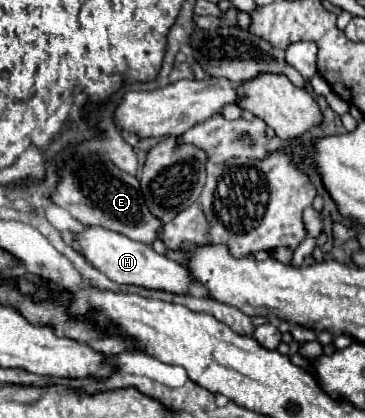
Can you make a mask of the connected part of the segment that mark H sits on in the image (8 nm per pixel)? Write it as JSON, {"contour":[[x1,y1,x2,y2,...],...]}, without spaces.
{"contour":[[88,227,86,231,76,233,76,239,82,245,82,255,86,257,86,261,90,261,98,271,102,271,108,279,116,283,128,283,128,285,138,285,144,289,158,289,158,291,176,293,176,295,186,295,188,287,196,283,192,273,184,265,168,259,166,255,158,255,152,247,132,241,126,235,114,233,110,229]]}

